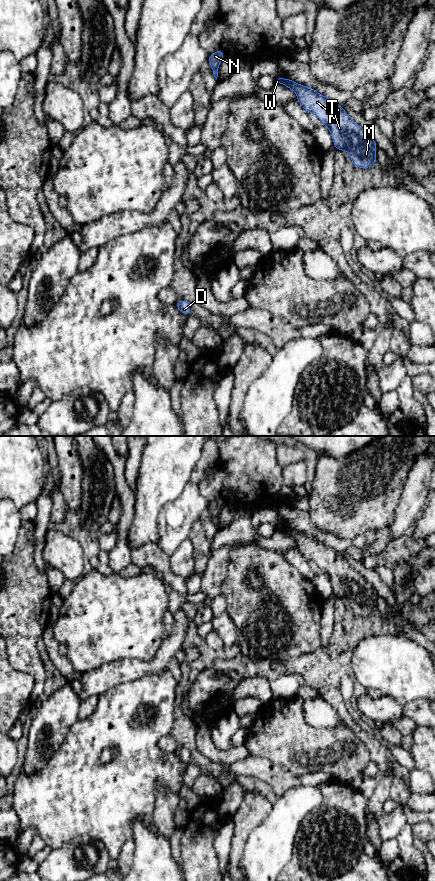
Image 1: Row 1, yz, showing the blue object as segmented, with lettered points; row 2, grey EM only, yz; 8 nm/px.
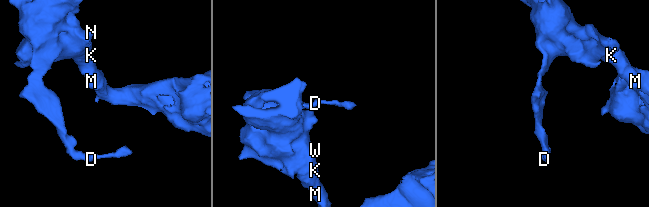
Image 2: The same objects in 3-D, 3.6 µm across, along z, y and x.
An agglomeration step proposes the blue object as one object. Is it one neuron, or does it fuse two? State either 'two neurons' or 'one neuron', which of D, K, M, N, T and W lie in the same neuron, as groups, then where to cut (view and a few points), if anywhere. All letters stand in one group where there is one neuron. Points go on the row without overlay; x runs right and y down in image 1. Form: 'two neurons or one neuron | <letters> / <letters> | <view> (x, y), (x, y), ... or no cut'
one neuron | D K M N T W | no cut

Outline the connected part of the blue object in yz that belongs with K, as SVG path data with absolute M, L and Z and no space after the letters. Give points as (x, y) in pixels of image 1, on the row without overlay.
M280 523L275 527L275 532L284 532L296 541L297 550L329 576L334 595L348 600L354 614L367 617L377 611L376 590L339 552L319 542L314 536L283 527Z

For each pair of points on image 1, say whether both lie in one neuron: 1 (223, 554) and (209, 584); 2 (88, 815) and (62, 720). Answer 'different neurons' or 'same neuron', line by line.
1: same neuron
2: different neurons

